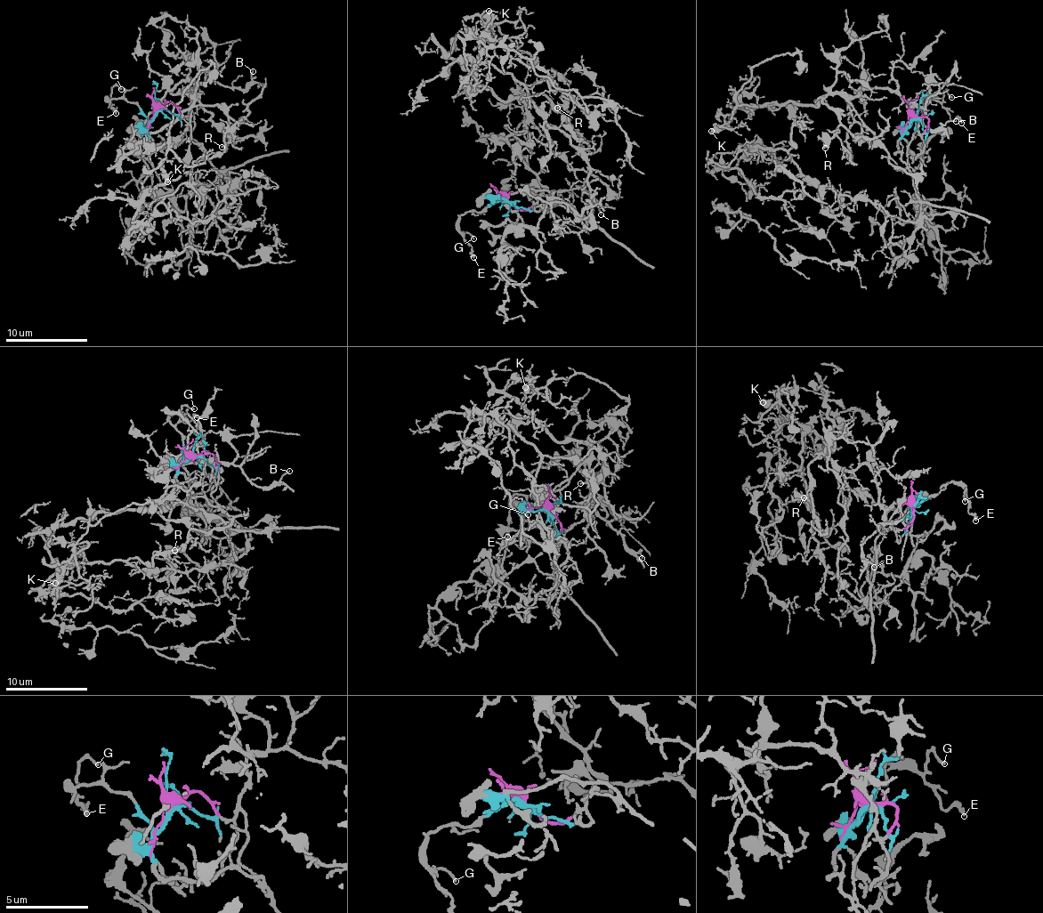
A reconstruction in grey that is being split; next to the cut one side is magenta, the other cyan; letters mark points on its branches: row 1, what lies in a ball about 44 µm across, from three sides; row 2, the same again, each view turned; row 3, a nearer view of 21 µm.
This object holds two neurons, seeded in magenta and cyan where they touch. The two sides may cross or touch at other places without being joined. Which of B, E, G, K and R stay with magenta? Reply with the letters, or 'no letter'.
B, K, R

